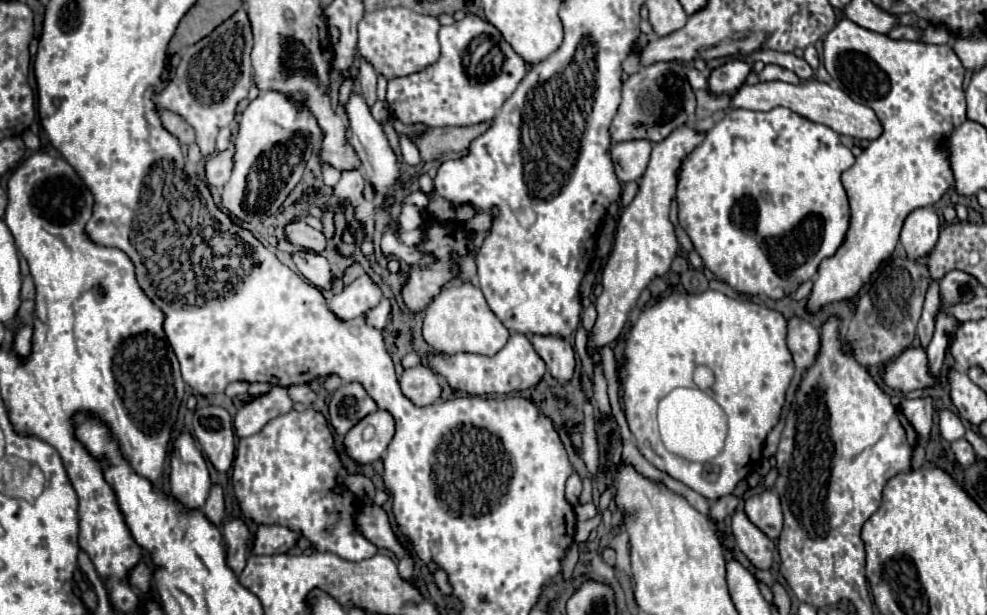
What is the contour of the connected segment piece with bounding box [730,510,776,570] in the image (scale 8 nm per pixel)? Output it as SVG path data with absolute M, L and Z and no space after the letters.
M742 510L732 516L730 528L734 532L736 546L750 558L750 562L756 568L768 570L774 562L774 542L762 530L758 530Z

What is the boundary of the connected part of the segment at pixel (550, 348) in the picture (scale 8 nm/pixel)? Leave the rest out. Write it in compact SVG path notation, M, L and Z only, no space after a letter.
M532 334L530 342L538 356L546 362L550 374L560 382L568 382L574 374L574 350L572 344L562 336L540 336Z

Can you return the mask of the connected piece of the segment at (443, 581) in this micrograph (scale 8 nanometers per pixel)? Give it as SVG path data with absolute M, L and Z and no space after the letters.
M438 568L435 571L434 582L442 594L447 596L452 594L452 587L448 582L448 577L444 570Z

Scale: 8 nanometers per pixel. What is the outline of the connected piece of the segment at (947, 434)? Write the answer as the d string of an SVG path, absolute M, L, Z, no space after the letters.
M952 410L940 412L940 434L944 440L948 440L948 442L960 440L960 438L964 438L964 432L966 432L966 428L964 428L962 420Z

